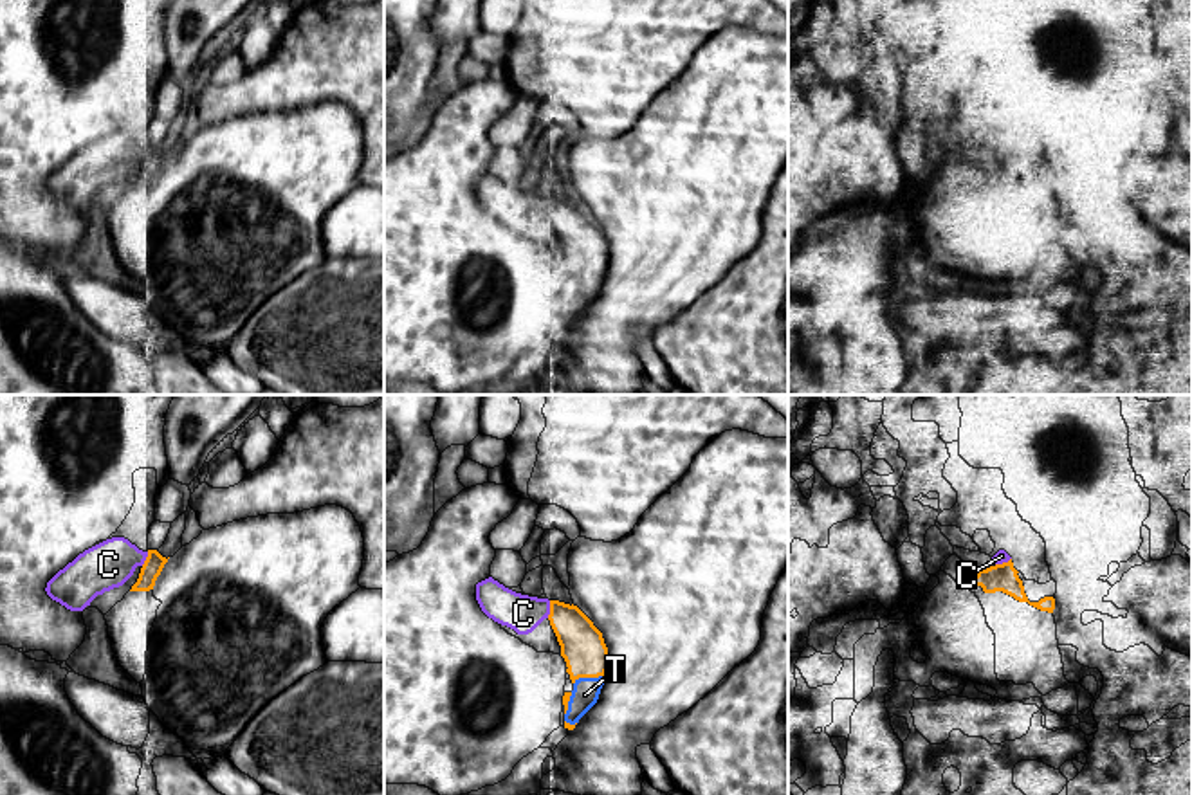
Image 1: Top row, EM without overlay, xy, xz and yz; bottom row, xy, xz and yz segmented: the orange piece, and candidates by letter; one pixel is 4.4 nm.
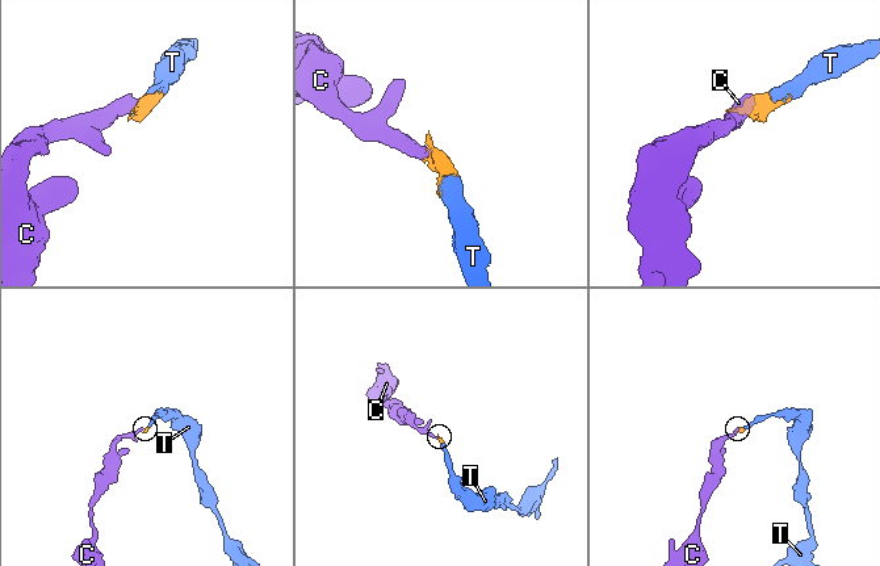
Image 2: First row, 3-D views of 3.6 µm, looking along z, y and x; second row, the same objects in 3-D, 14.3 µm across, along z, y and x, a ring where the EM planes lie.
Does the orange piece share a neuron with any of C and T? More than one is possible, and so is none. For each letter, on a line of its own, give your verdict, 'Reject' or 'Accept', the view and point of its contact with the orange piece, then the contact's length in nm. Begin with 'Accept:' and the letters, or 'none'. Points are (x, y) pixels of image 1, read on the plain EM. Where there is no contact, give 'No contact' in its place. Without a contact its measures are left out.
Accept: C, T
C: Accept. Touches orange at xz (550, 206). Shared border 80 nm
T: Accept. Touches orange at xz (588, 273). Shared border 140 nm

